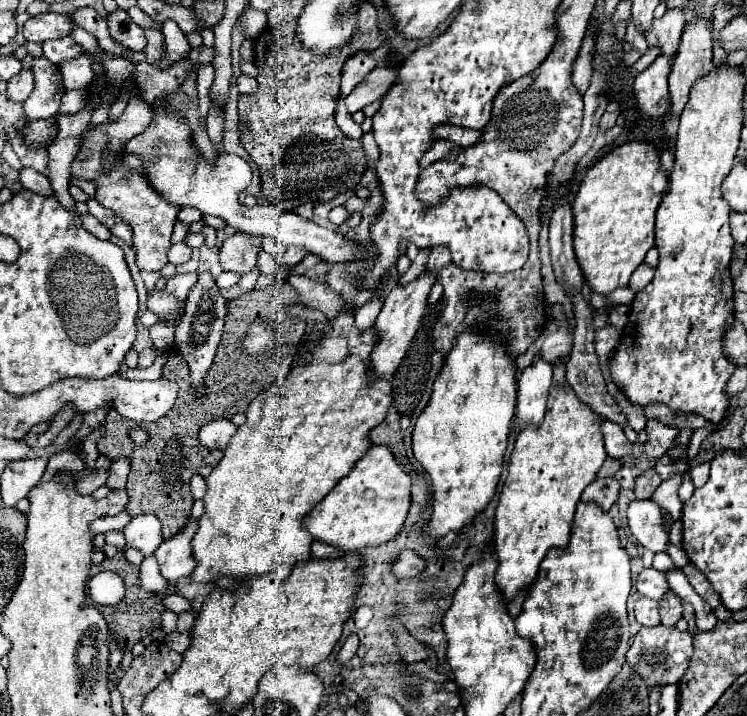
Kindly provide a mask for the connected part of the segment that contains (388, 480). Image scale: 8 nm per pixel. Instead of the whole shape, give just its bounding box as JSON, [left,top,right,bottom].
[303,446,411,554]

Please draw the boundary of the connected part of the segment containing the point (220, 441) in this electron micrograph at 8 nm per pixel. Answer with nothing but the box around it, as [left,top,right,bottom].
[199,420,237,450]

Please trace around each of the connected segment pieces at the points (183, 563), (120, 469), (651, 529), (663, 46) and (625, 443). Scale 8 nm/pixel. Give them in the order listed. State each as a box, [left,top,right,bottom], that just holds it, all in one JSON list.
[[155,520,197,582],[107,460,129,490],[627,500,667,552],[645,10,685,58],[601,420,633,458]]

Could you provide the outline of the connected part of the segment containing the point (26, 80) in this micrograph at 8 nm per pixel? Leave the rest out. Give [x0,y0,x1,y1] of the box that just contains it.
[7,70,33,102]

